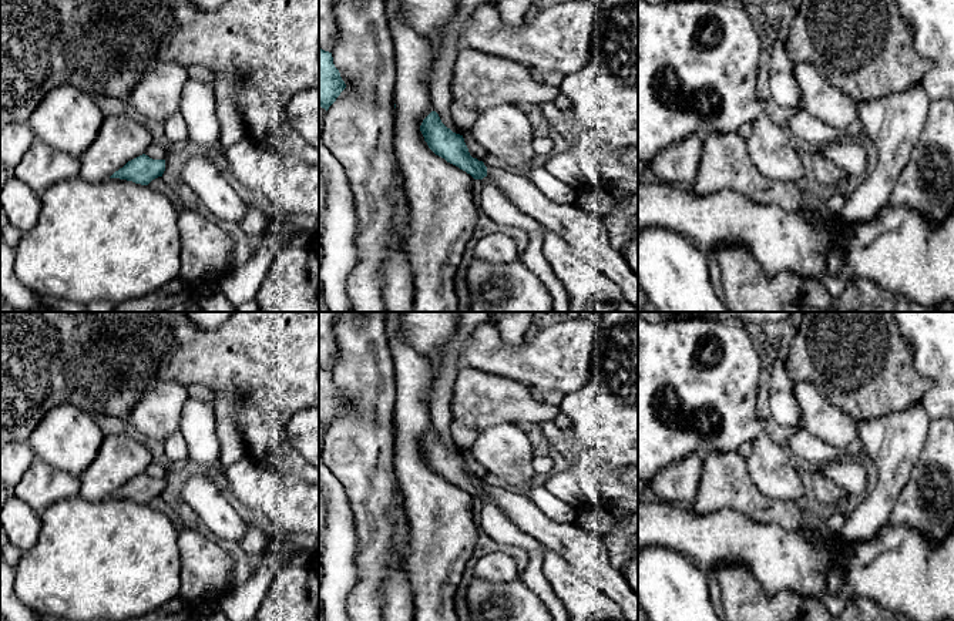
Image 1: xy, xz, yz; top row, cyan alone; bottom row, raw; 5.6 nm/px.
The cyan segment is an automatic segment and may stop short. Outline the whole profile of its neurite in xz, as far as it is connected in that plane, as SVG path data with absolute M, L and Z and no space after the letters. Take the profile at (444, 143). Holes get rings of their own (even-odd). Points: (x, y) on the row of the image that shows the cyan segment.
M436 111L423 120L420 131L436 155L474 179L486 177L491 181L503 192L503 198L537 221L542 229L561 236L577 256L617 283L638 309L638 276L622 254L609 245L602 219L584 212L575 204L557 204L548 199L523 171L510 172L486 167L483 161L470 155L463 135L447 128Z

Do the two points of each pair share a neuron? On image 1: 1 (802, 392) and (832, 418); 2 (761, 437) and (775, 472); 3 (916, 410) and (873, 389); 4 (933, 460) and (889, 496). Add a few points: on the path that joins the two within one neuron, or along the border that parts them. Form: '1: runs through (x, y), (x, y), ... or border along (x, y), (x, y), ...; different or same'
1: runs through (809, 399), (825, 415); same
2: runs through (763, 446), (769, 463); same
3: border along (919, 402), (876, 416); different
4: border along (923, 450), (892, 510); different

